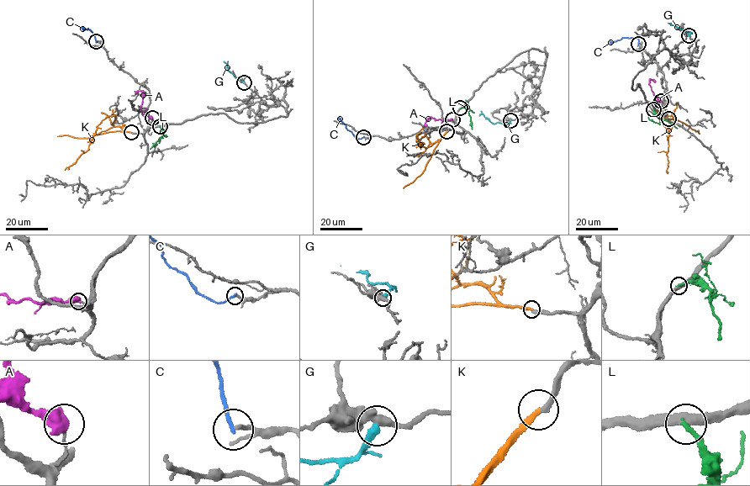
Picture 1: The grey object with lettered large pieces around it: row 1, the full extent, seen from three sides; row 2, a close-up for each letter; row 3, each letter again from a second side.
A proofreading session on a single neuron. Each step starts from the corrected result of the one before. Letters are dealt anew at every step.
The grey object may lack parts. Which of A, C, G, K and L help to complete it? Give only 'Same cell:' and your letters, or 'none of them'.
Same cell: none of them

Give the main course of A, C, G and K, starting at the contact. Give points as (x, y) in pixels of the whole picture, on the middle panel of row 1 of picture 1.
A: (452, 119), (435, 120), (431, 117), (425, 123), (425, 126)
C: (363, 137), (360, 139), (355, 136), (337, 118)
G: (510, 120), (508, 123), (494, 124), (481, 111)
K: (446, 131), (430, 146), (420, 145), (423, 143), (416, 147)

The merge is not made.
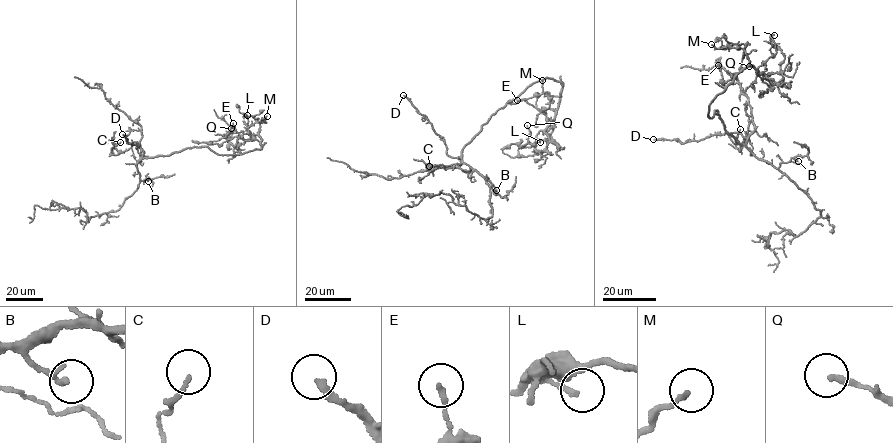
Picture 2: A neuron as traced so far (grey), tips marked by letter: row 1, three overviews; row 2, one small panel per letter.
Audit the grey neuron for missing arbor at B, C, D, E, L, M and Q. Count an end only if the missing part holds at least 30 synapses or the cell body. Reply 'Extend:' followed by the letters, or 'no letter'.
Extend: D

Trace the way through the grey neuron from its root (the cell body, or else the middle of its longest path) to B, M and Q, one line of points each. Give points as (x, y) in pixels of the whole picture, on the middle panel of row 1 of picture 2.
B: (474, 138), (463, 148), (461, 160), (488, 177), (496, 190)
M: (474, 138), (499, 109), (547, 78), (562, 84), (556, 111), (549, 107), (551, 100), (543, 92), (542, 80)
Q: (474, 138), (528, 86), (547, 78), (561, 81), (554, 118), (533, 144), (521, 148), (531, 135), (527, 125)

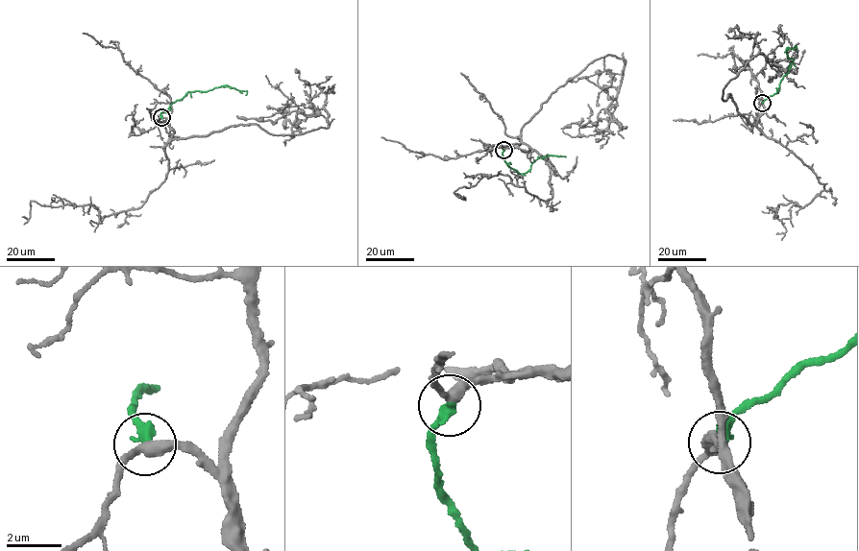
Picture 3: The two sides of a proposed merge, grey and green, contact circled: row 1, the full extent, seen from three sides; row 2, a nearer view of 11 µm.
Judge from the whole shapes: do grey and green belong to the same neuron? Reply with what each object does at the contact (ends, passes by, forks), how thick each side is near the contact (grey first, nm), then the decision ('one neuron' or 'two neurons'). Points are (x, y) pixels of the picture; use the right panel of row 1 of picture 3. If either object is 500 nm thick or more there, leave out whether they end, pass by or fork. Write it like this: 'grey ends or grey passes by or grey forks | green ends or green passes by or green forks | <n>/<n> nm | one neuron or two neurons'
grey passes by | green ends | 340/420 nm | one neuron

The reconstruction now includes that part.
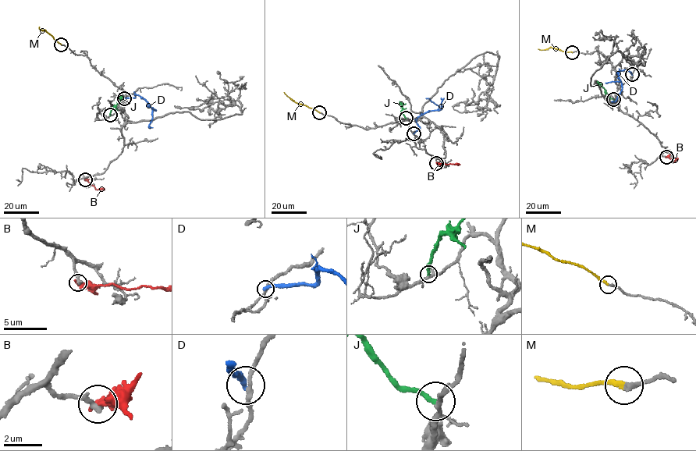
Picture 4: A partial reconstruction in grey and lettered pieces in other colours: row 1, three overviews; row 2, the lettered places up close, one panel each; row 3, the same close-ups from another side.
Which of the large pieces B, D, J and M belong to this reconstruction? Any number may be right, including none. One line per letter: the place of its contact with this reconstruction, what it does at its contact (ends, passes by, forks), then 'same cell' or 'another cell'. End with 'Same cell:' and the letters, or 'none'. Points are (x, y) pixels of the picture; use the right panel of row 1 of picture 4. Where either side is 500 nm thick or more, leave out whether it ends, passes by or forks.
B: contact (666, 157); it ends; another cell
D: contact (632, 74); it ends; another cell
J: contact (613, 99); it ends; another cell
M: contact (572, 52); it ends; same cell
Same cell: M

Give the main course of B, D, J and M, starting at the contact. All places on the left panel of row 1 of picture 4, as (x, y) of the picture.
B: (84, 179), (96, 189), (104, 189)
D: (125, 98), (135, 97), (136, 94), (144, 100), (152, 110), (152, 118), (148, 127), (153, 128)
J: (110, 115), (120, 99), (125, 101)
M: (61, 44), (39, 26)

